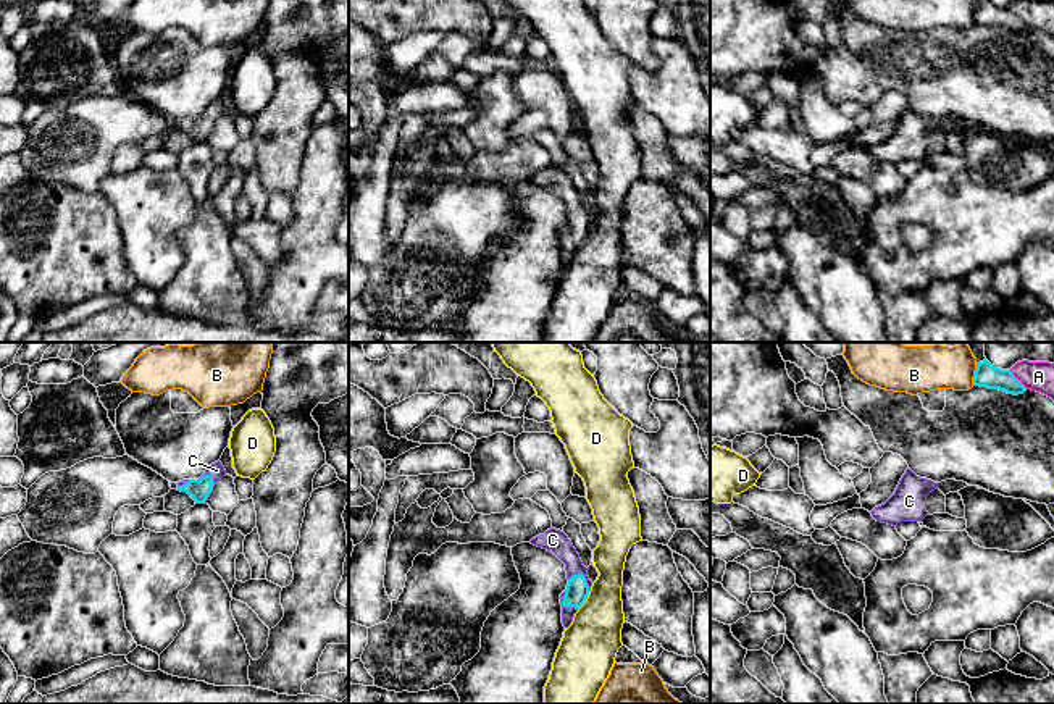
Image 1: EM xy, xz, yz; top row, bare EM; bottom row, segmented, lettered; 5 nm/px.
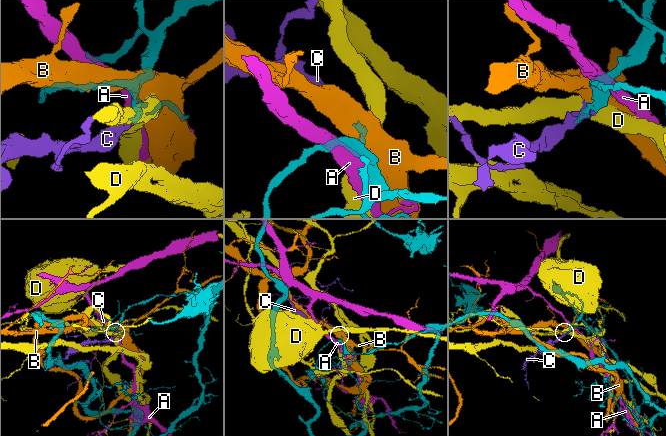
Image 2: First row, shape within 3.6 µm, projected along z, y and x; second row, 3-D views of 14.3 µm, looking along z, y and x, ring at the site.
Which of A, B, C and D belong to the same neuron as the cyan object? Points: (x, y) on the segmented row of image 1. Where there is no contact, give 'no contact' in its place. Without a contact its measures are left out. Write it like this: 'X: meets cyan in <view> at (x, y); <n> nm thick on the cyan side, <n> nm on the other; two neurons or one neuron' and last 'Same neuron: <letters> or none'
A: meets cyan in yz at (1017, 380); 120 nm thick on the cyan side, 150 nm on the other; two neurons
B: meets cyan in yz at (975, 375); 120 nm thick on the cyan side, 220 nm on the other; two neurons
C: meets cyan in xz at (583, 575); 120 nm thick on the cyan side, 110 nm on the other; one neuron
D: meets cyan in xz at (585, 601); 120 nm thick on the cyan side, 280 nm on the other; two neurons
Same neuron: C

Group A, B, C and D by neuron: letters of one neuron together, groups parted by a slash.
A / B / C / D

